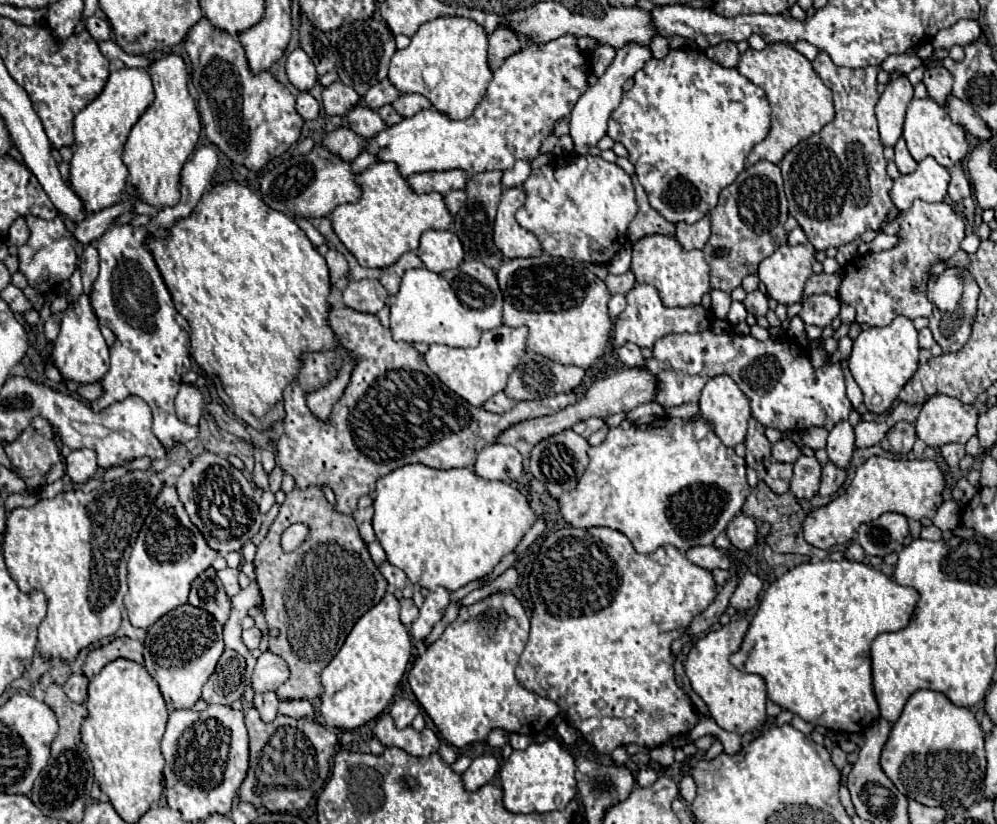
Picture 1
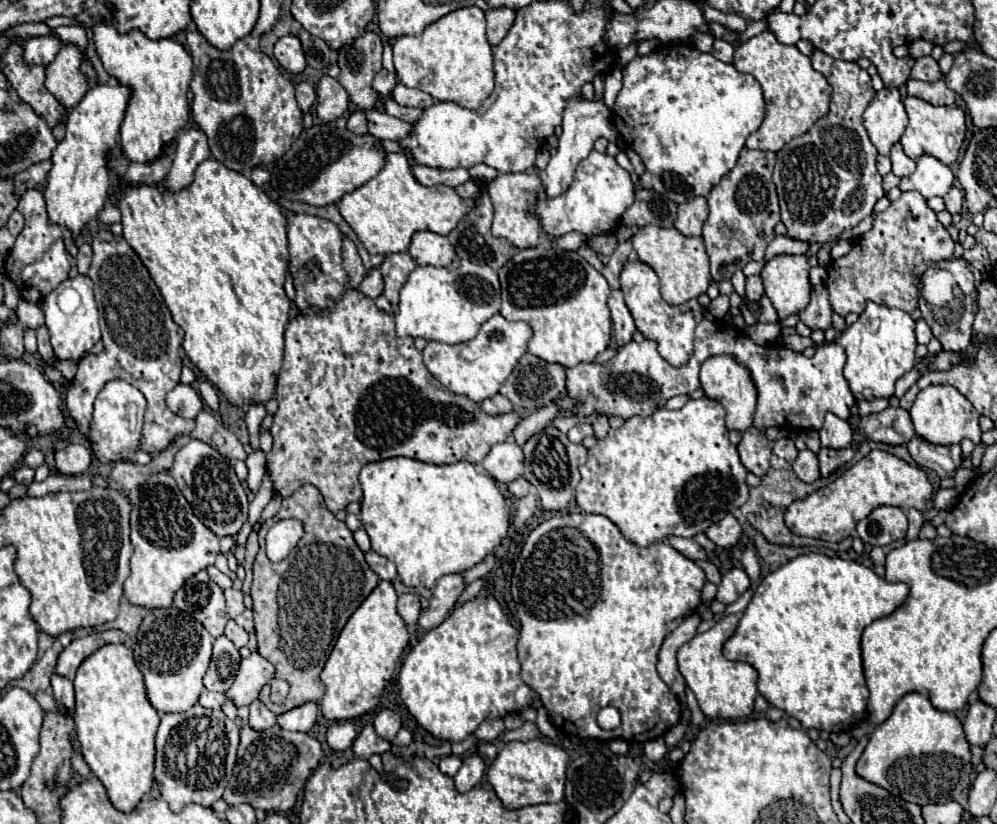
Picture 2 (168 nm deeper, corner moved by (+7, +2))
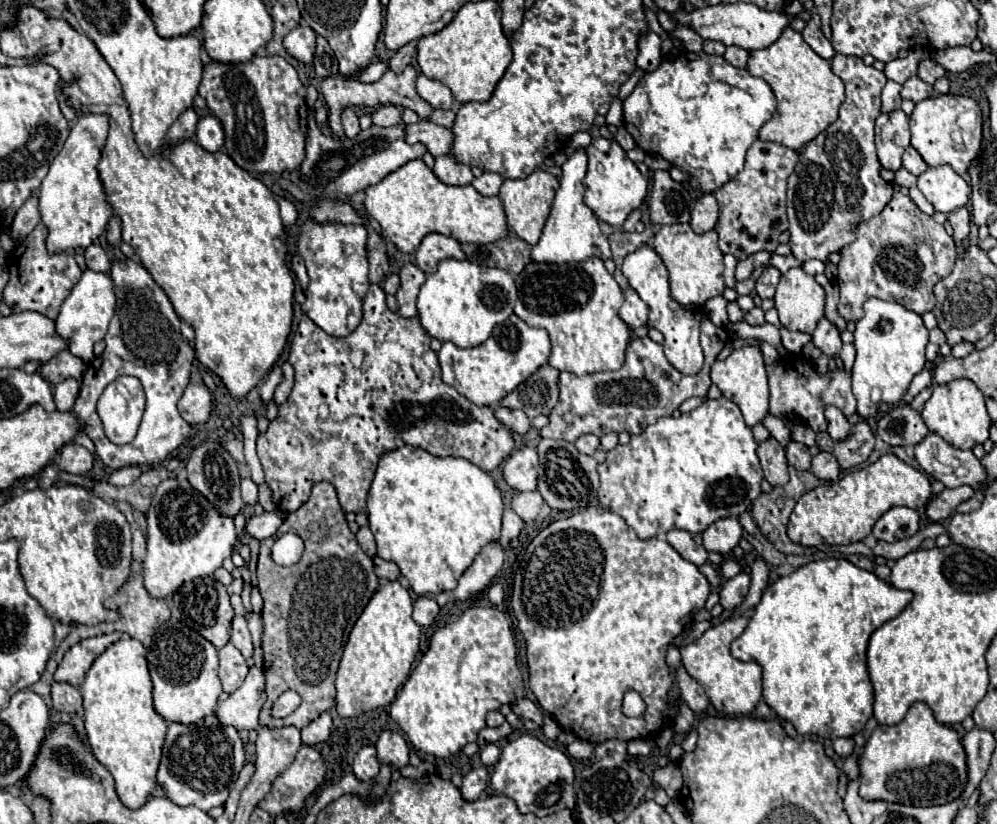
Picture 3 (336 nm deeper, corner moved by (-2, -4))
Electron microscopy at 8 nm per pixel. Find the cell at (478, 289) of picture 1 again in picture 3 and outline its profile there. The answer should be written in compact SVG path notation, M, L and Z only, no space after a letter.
M443 260L435 274L429 274L417 298L423 328L441 342L451 340L461 348L483 344L491 330L513 314L517 288L513 278L501 268L485 268L469 260Z

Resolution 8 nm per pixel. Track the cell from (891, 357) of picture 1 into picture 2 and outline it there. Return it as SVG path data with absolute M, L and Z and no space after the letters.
M870 302L860 314L858 322L854 322L838 340L838 344L846 350L846 366L844 378L850 384L852 394L858 399L890 398L894 394L894 382L910 372L916 364L916 338L914 338L914 320L910 314L898 308L886 308Z

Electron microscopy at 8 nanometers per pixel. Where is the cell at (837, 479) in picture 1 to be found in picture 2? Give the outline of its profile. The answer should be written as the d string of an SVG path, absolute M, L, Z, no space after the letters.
M852 446L844 448L844 450L832 450L832 448L822 448L818 452L818 460L820 460L820 474L822 478L832 476L838 468L842 468L846 462L850 462L854 456Z

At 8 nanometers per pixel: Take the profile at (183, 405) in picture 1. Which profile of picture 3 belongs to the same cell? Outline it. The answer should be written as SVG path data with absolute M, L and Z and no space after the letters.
M189 384L179 400L179 414L189 424L205 424L211 414L211 394L205 384Z

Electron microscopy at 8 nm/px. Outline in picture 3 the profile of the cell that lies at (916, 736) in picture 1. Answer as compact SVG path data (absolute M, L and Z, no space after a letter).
M915 702L895 726L877 726L859 758L859 796L909 806L939 806L955 800L967 780L967 754L959 734L935 720L931 708Z

